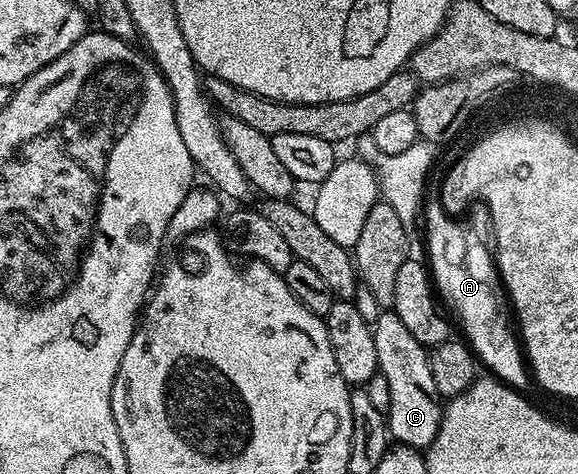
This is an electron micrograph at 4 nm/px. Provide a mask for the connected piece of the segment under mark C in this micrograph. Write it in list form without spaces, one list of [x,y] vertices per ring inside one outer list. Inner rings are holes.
[[[382,311],[372,328],[376,339],[378,372],[386,378],[391,391],[386,427],[397,444],[425,451],[436,439],[436,431],[440,431],[444,408],[443,398],[436,391],[436,379],[432,379],[427,346],[421,345],[392,311]]]

